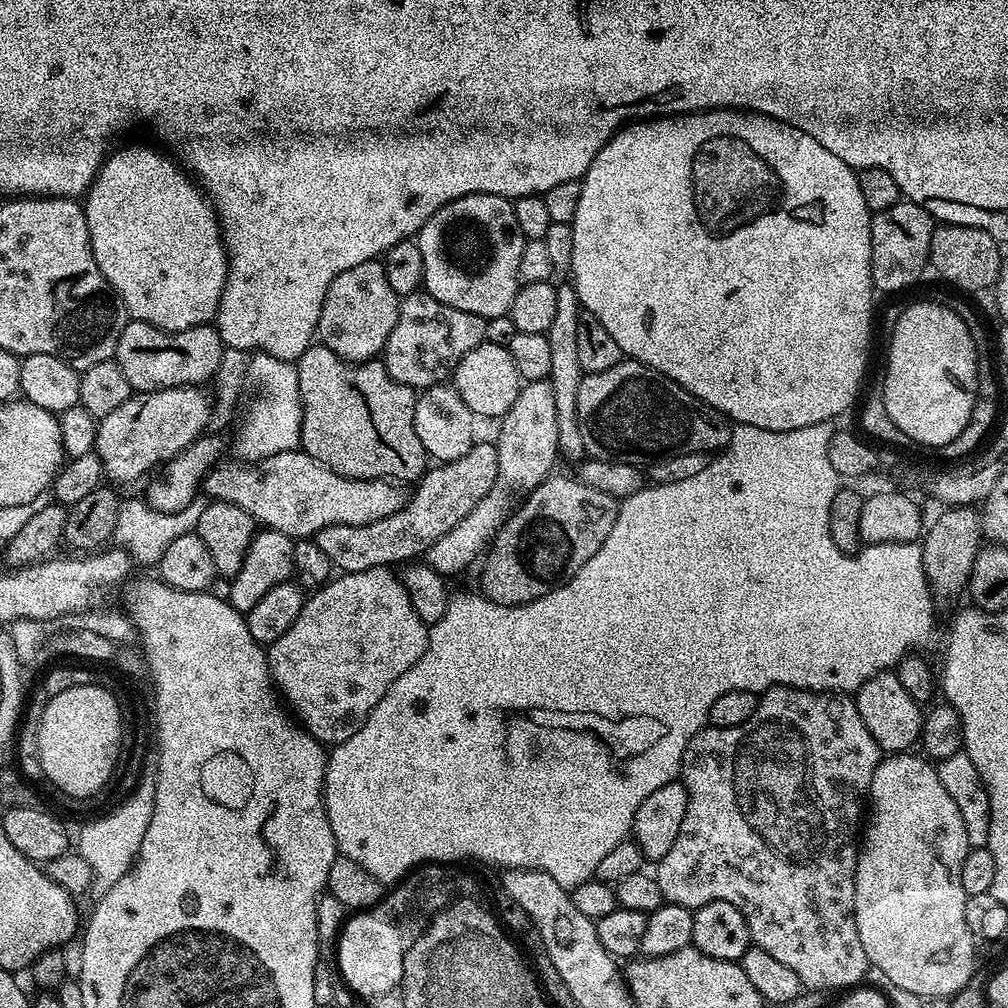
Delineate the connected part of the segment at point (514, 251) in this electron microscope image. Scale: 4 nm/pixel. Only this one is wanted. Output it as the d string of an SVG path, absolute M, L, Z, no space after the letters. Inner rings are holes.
M475 192L443 204L425 224L420 227L418 243L424 263L423 287L428 295L438 298L446 306L466 310L470 314L507 316L512 311L516 289L521 282L518 278L518 261L522 258L525 239L518 230L518 218L514 218L512 200L506 196L495 196L485 192Z

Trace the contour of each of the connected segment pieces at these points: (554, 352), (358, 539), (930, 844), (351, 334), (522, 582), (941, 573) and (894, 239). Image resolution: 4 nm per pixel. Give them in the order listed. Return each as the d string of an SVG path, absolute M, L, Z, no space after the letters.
M568 282L559 283L556 287L558 294L555 306L554 319L550 330L545 333L550 342L550 370L549 384L554 390L554 402L558 411L558 432L560 451L564 456L580 460L585 457L584 443L582 442L581 428L577 426L577 398L578 387L584 377L578 363L578 318L582 305L577 298L575 287Z
M473 443L462 458L437 463L429 467L411 489L408 503L394 514L366 526L326 526L318 530L314 539L318 547L330 557L333 569L345 572L365 572L371 568L403 565L423 557L428 545L438 542L442 534L450 534L494 486L498 478L498 450L495 443Z
M906 751L888 754L883 757L886 766L894 766L894 788L896 786L902 788L900 790L900 804L902 804L902 812L900 814L902 814L902 820L900 820L900 832L896 828L894 842L888 842L888 844L892 844L892 846L888 846L888 864L880 864L880 872L878 872L878 876L874 876L872 904L856 904L858 938L862 938L862 946L868 955L869 965L882 970L896 986L900 986L903 990L908 990L911 994L916 994L923 998L935 996L951 998L955 996L958 990L962 990L962 986L966 986L973 980L975 972L972 971L976 968L978 941L972 935L970 926L966 926L966 902L969 897L962 890L962 862L966 858L970 845L966 838L966 826L962 826L962 814L958 814L958 806L954 806L954 798L950 798L950 794L946 794L935 767L923 755L912 755L911 751Z
M379 259L367 260L358 266L350 266L350 270L342 270L342 274L330 282L330 290L326 290L326 298L322 302L319 343L334 350L334 354L344 360L363 362L377 359L390 338L390 330L394 330L394 322L398 322L400 301L401 297L390 286Z
M549 475L547 480L527 493L525 500L528 501L513 511L487 549L480 584L484 587L483 595L495 604L529 604L567 584L571 576L578 574L578 570L598 554L602 542L606 542L606 534L614 530L621 505L617 497L594 490L594 486L586 486L578 478L572 477L571 480L568 476L556 475Z
M948 506L943 511L933 524L931 521L922 536L924 577L928 579L928 588L937 601L952 600L967 589L976 555L982 547L980 514L975 507Z
M904 198L890 210L875 213L870 226L872 287L877 293L900 292L908 288L929 267L930 242L934 218L922 204Z

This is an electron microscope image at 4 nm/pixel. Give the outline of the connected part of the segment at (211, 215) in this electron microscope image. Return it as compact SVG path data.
M128 144L125 148L120 148L115 152L116 149L105 159L82 204L84 217L88 223L92 253L98 262L98 270L102 270L102 274L108 279L108 285L116 291L129 317L133 320L153 324L167 332L181 332L199 324L209 323L220 308L222 290L228 277L228 253L224 247L224 237L220 231L220 222L212 201L202 191L199 183L194 182L193 177L175 159L172 161L170 157L155 152L150 145Z

